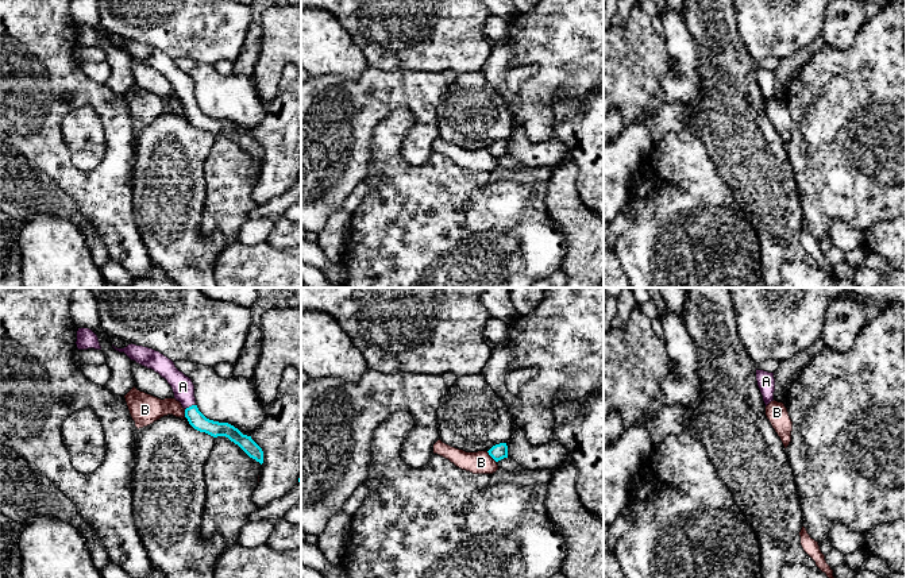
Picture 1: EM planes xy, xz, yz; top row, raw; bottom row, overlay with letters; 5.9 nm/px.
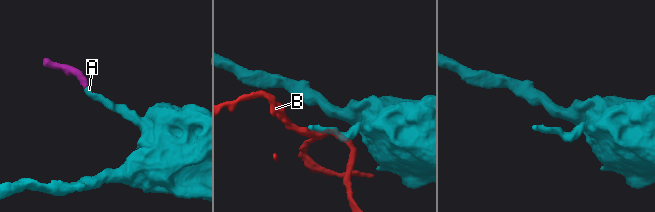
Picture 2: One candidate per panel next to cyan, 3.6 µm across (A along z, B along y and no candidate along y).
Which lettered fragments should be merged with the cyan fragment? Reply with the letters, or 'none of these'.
A

